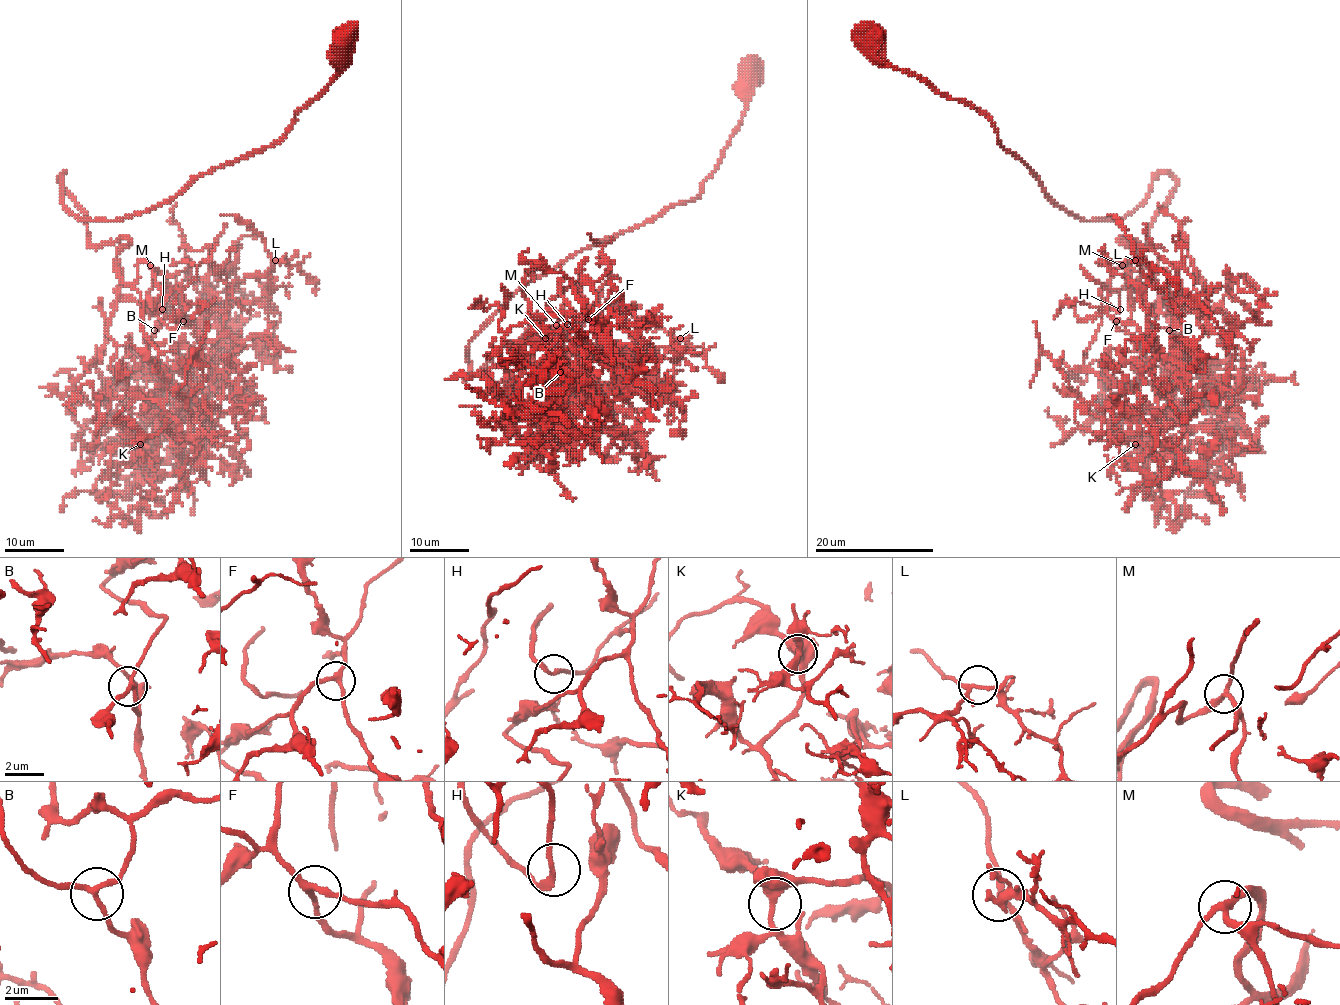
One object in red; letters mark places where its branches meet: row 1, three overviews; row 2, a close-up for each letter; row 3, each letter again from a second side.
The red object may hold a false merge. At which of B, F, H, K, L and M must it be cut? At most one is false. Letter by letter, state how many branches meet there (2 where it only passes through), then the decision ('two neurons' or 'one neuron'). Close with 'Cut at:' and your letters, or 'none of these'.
B: branches 3; one neuron
F: branches 3; one neuron
H: branches 2; one neuron
K: branches 2; one neuron
L: branches 3; one neuron
M: branches 3; one neuron
Cut at: none of these

